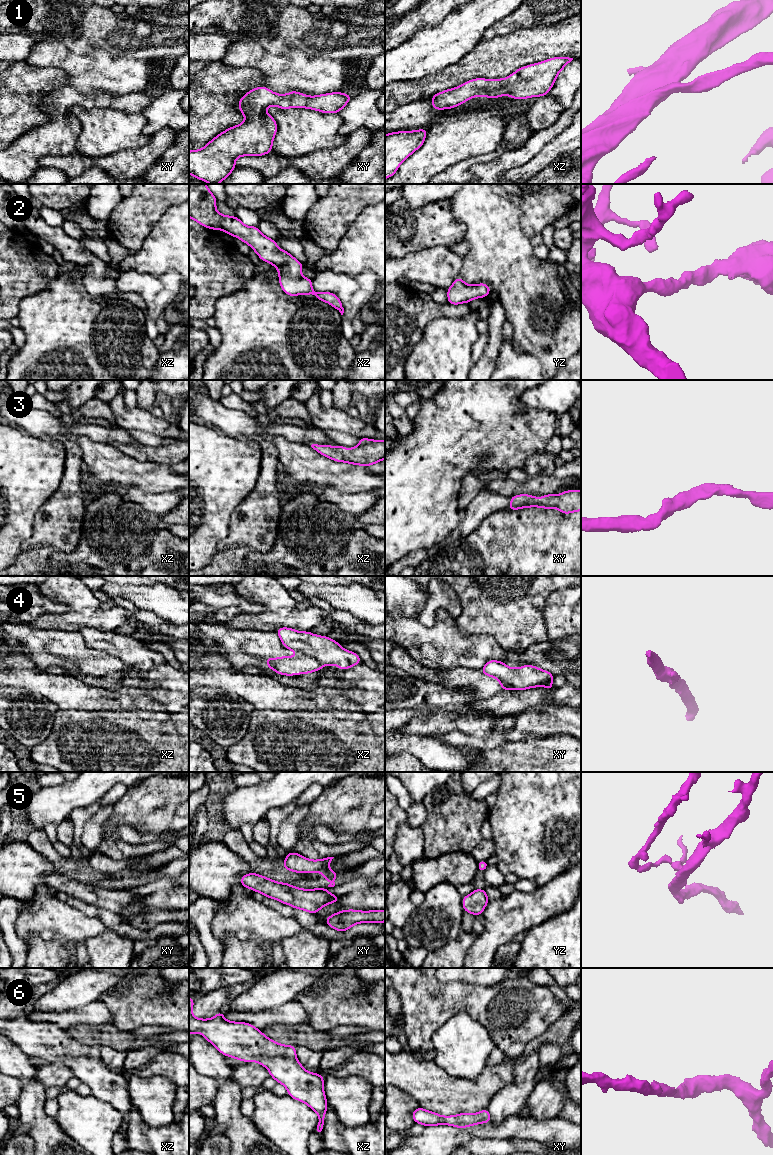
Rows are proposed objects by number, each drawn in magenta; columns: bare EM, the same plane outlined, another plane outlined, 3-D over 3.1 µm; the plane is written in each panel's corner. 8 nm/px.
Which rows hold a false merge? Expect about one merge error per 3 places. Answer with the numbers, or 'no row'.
4, 5

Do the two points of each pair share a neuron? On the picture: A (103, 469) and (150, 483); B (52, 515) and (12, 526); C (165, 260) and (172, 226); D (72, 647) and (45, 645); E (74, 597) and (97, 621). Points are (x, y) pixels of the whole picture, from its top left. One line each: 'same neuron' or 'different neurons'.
A: same neuron
B: different neurons
C: same neuron
D: same neuron
E: different neurons

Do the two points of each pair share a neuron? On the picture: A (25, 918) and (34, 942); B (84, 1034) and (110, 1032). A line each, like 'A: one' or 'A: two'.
A: two
B: one

